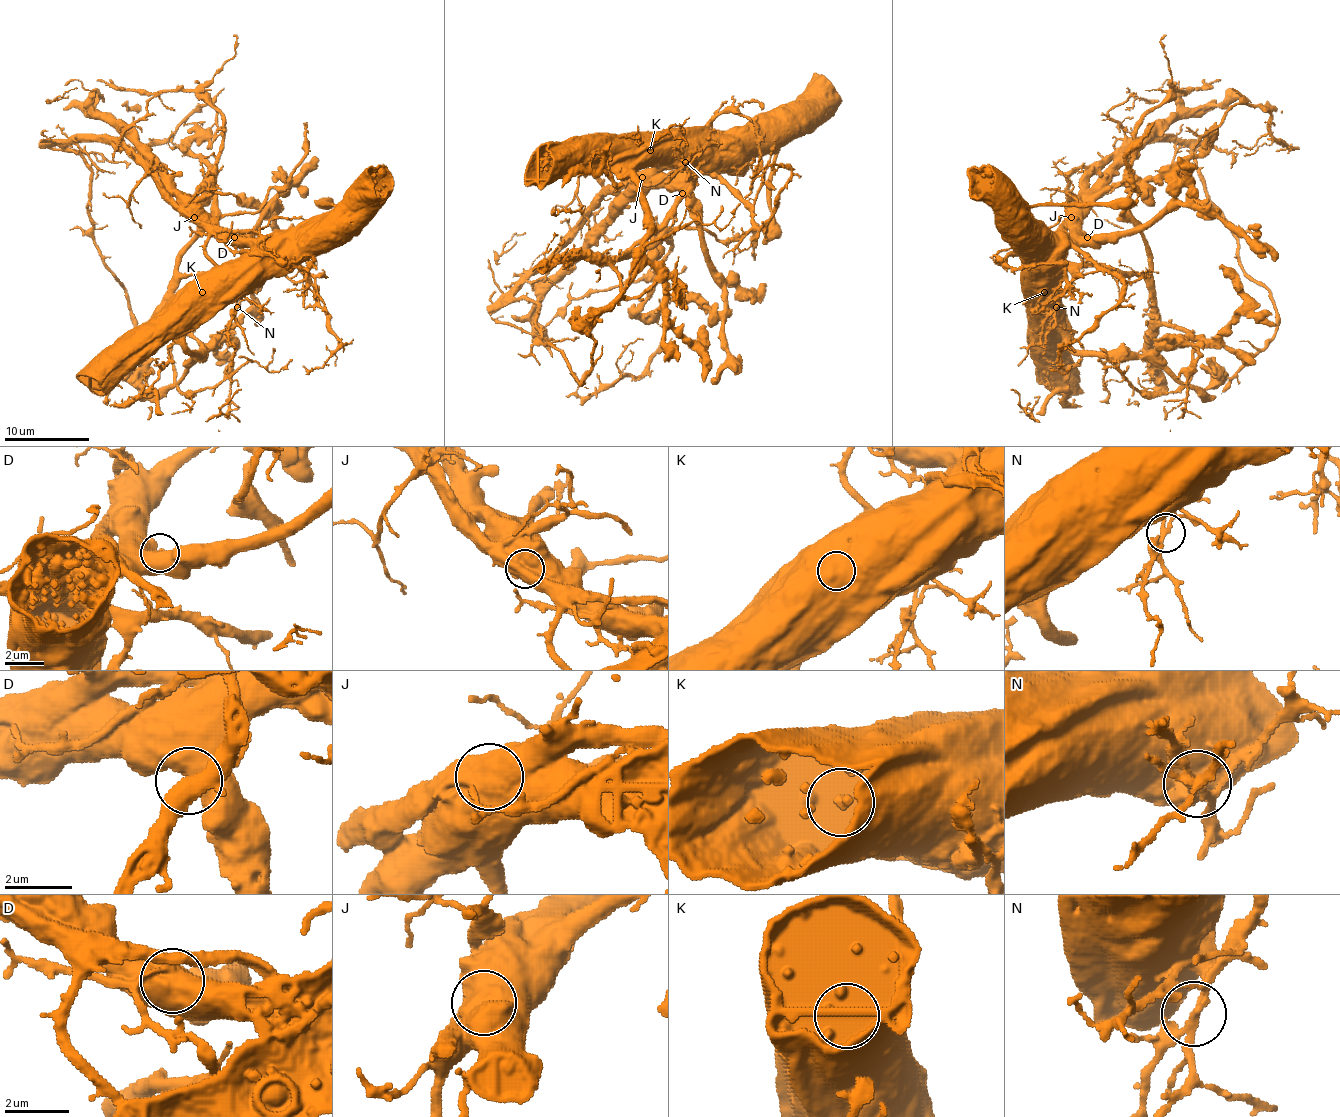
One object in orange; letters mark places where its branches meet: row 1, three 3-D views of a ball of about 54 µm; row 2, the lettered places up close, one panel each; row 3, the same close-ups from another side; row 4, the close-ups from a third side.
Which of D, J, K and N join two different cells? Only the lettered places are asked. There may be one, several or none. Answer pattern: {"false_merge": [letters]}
{"false_merge": ["J", "N"]}

